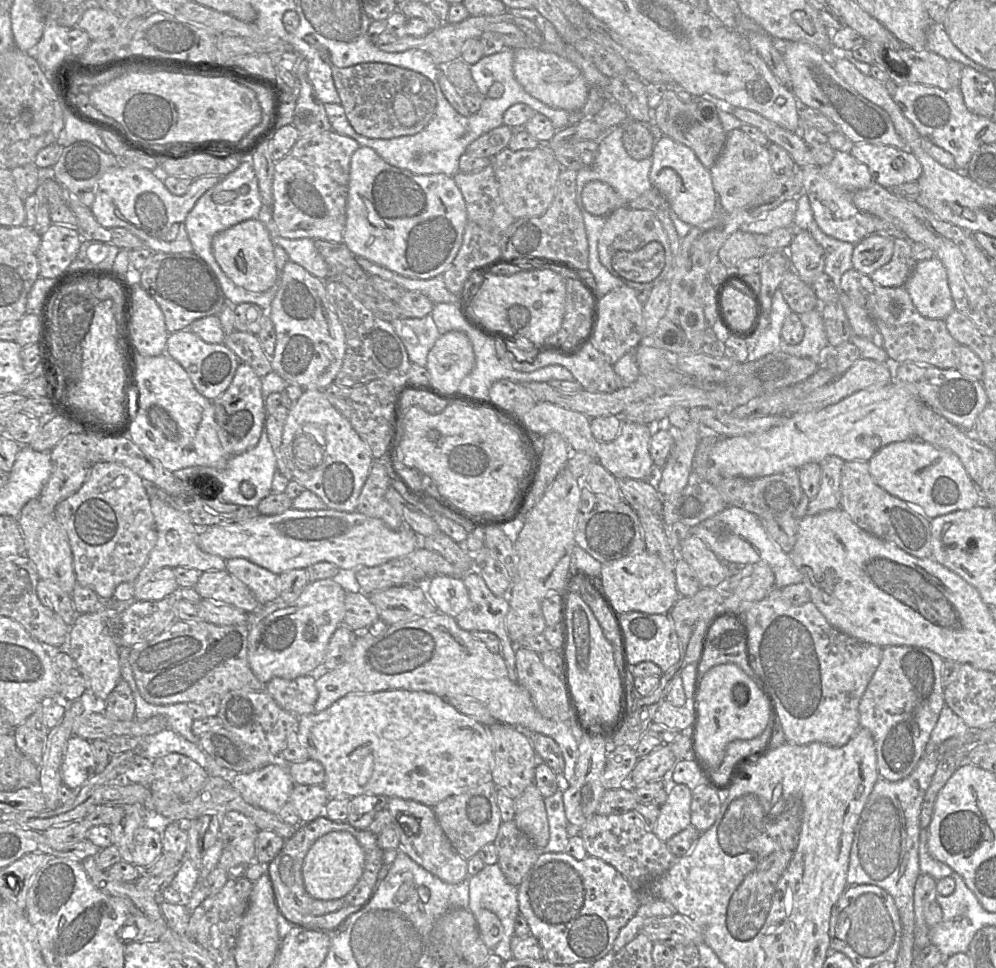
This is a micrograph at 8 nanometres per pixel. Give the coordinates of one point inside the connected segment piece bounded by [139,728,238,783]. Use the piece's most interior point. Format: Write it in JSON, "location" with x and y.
{"location":[166,741]}

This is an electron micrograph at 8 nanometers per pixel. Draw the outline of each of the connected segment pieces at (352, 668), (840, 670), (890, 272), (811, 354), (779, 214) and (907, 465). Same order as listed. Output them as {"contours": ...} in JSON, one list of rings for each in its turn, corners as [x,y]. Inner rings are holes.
{"contours":[[[[437,611],[431,616],[391,624],[377,636],[365,631],[354,633],[353,644],[345,661],[334,670],[321,670],[318,675],[315,681],[318,691],[315,713],[354,692],[404,689],[425,691],[441,698],[472,697],[482,703],[497,722],[555,740],[564,758],[563,775],[569,785],[575,779],[579,741],[571,728],[562,722],[543,717],[535,708],[528,691],[510,680],[502,655],[491,652],[469,631],[460,628],[455,618],[449,615]]],[[[778,587],[740,614],[747,632],[750,665],[765,685],[787,742],[796,745],[818,742],[832,747],[847,744],[861,728],[859,703],[880,664],[883,648],[834,628],[811,601],[801,605],[790,604]]],[[[894,238],[894,251],[891,260],[870,275],[876,284],[894,288],[905,286],[915,264],[911,241]]],[[[820,310],[799,315],[804,327],[804,338],[797,345],[782,342],[780,350],[796,357],[812,358],[817,361],[819,353],[829,345],[823,316]]],[[[786,200],[777,208],[769,211],[766,216],[742,225],[739,230],[766,235],[775,229],[792,226],[796,210],[797,200]]],[[[919,440],[888,444],[868,461],[875,483],[889,494],[918,508],[929,519],[978,505],[980,492],[952,452]]]]}

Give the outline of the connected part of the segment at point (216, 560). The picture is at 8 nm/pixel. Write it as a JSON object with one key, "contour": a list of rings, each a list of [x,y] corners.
{"contour":[[[145,482],[145,488],[149,495],[151,511],[155,520],[157,532],[157,541],[150,552],[146,564],[133,582],[124,582],[119,584],[113,593],[113,599],[117,601],[130,601],[133,599],[135,589],[140,590],[152,575],[158,570],[175,567],[187,567],[205,571],[225,570],[226,560],[203,551],[198,544],[198,534],[201,533],[199,527],[195,526],[191,519],[183,512],[180,512],[157,497],[157,487],[151,483]]]}

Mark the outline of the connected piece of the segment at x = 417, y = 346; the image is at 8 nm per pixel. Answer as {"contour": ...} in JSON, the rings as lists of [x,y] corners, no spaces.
{"contour":[[[432,316],[399,317],[392,321],[391,325],[403,341],[411,363],[426,366],[428,353],[441,335]]]}

